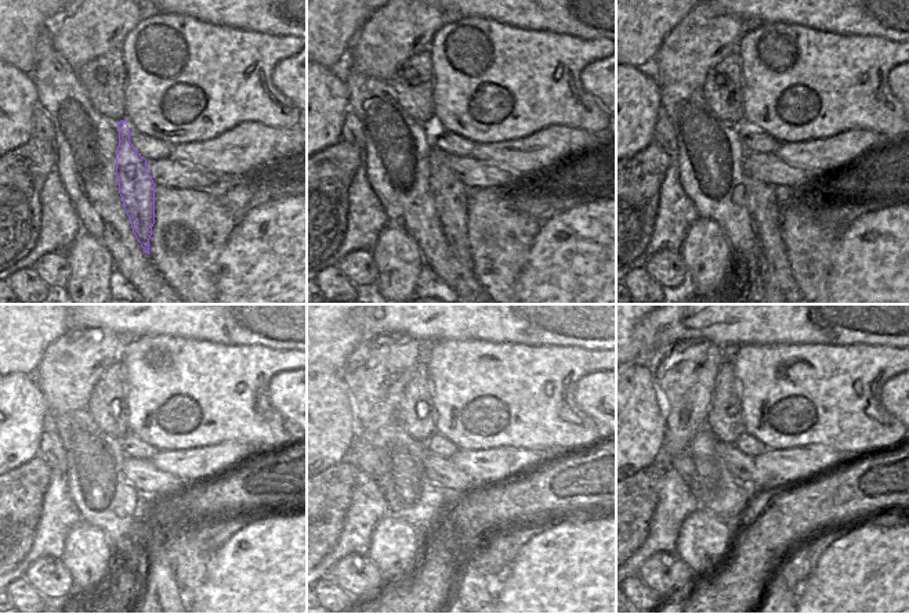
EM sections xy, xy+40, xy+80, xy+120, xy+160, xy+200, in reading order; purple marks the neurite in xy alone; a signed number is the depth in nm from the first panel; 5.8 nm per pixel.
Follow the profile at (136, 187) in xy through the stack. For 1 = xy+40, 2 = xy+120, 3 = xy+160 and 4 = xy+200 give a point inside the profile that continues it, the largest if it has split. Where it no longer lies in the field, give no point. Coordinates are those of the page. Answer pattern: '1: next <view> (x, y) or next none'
1: next xy+40 (449, 194)
2: next xy+120 (159, 584)
3: next xy+160 (471, 585)
4: next xy+200 (777, 585)

